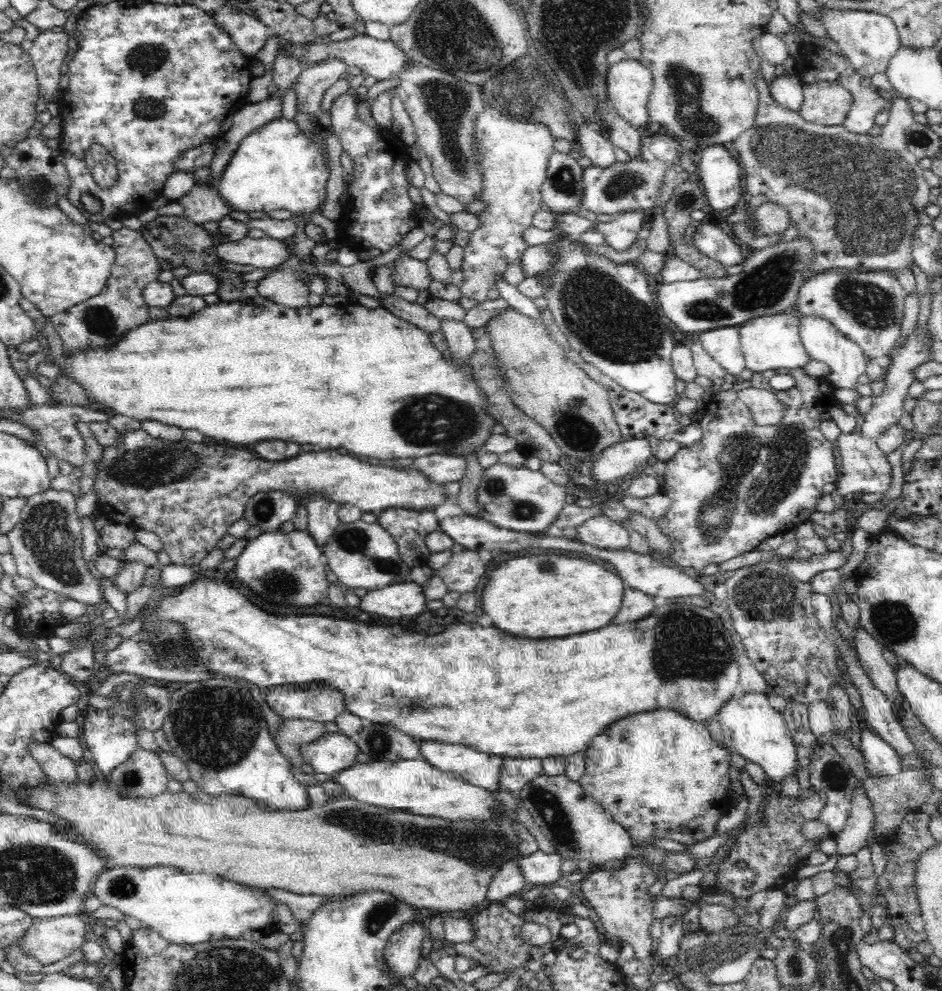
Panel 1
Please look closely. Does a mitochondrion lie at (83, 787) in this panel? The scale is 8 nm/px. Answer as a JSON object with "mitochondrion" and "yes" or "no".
{"mitochondrion":"no"}

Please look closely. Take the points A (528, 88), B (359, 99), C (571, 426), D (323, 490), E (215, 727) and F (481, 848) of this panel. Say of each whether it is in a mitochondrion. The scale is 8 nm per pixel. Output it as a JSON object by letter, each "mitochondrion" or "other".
{"A":"mitochondrion","B":"other","C":"mitochondrion","D":"other","E":"mitochondrion","F":"mitochondrion"}

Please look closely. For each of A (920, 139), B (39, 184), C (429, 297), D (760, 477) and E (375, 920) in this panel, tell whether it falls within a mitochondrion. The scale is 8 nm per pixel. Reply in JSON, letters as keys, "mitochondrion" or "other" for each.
{"A":"mitochondrion","B":"mitochondrion","C":"other","D":"mitochondrion","E":"mitochondrion"}

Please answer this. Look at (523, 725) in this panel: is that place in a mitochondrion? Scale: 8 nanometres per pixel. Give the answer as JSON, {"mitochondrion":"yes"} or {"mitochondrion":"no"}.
{"mitochondrion":"no"}

